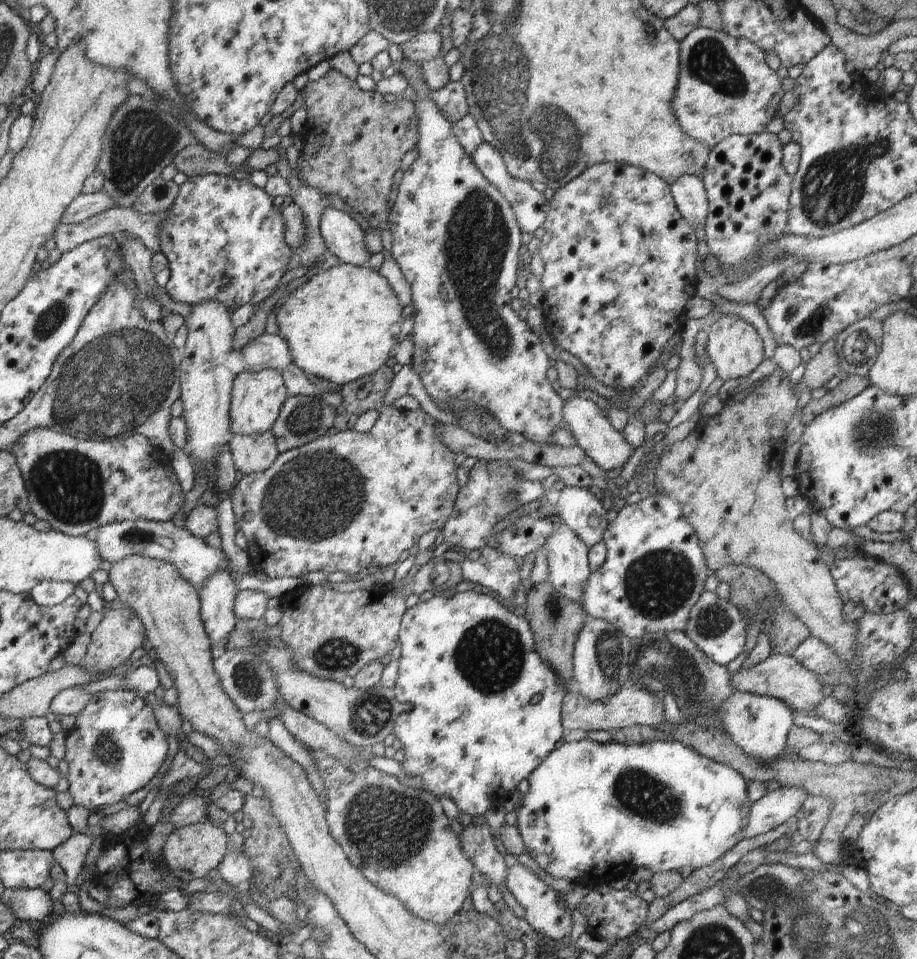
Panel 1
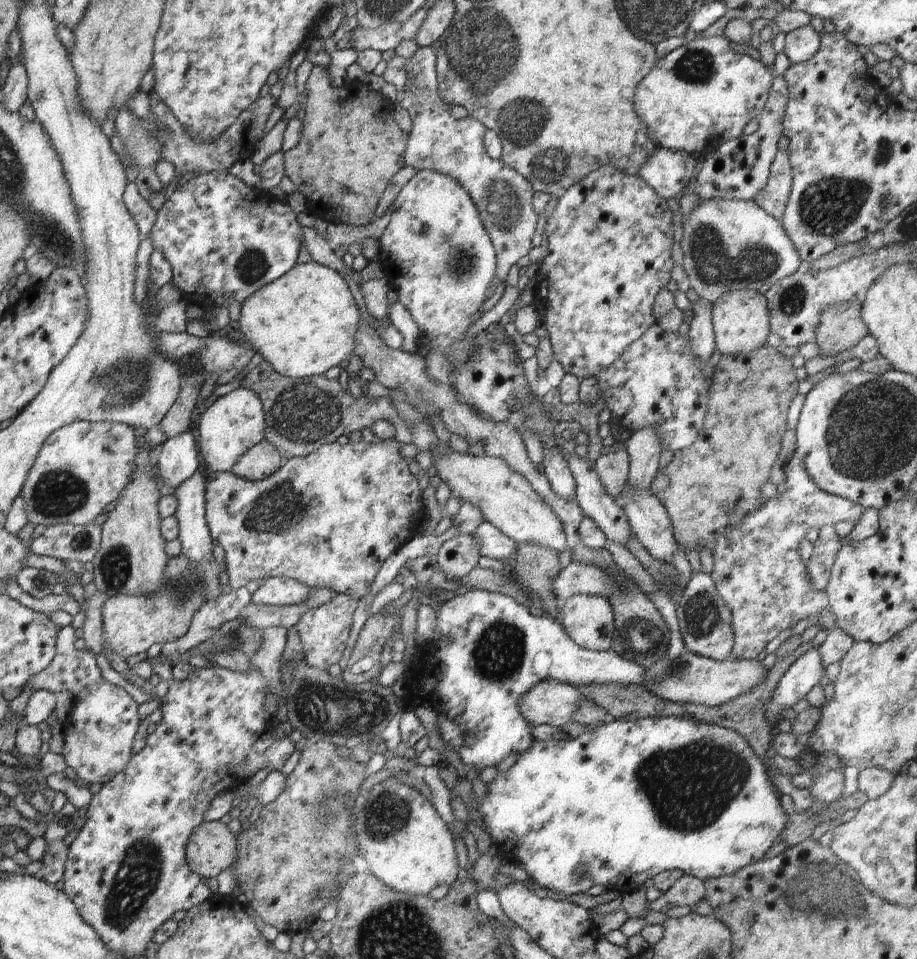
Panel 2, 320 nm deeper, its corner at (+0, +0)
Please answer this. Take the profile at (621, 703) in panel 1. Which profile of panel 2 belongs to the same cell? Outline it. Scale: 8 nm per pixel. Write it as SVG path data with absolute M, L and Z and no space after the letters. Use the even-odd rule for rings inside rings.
M541 680L519 700L520 714L532 726L562 726L573 720L573 712L585 697L574 685Z

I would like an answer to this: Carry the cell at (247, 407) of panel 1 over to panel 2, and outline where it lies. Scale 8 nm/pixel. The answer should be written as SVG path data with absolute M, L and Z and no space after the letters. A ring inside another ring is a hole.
M239 387L225 397L219 397L201 414L198 422L198 436L200 436L200 454L210 470L228 473L237 460L249 449L265 440L265 412L259 396L251 389Z

